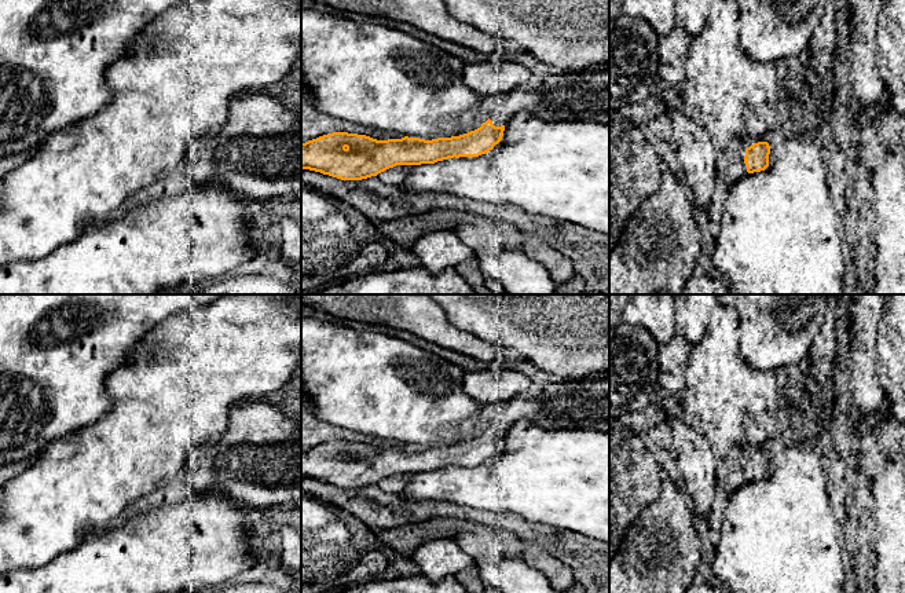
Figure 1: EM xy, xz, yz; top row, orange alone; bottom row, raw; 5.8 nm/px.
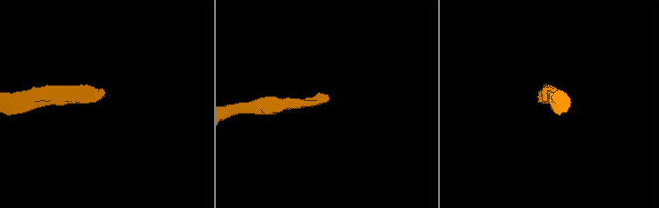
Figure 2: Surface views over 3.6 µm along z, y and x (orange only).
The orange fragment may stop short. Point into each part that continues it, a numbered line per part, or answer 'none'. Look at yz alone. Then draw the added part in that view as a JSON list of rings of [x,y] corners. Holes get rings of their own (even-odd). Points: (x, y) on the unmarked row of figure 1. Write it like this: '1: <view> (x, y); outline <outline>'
1: yz (733, 465); outline [[[733,451],[722,462],[721,469],[725,473],[723,482],[728,493],[733,493],[747,483],[747,475],[744,472],[745,454],[741,451]]]

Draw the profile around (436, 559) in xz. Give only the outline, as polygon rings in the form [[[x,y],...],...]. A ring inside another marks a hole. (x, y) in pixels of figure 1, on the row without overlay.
[[[440,538],[421,545],[411,560],[430,582],[437,583],[444,576],[455,575],[477,563],[451,538]]]

